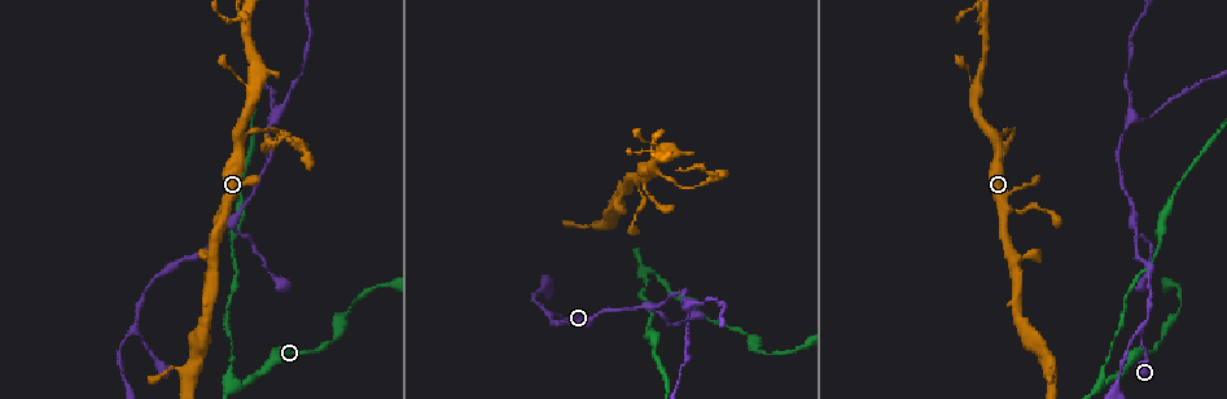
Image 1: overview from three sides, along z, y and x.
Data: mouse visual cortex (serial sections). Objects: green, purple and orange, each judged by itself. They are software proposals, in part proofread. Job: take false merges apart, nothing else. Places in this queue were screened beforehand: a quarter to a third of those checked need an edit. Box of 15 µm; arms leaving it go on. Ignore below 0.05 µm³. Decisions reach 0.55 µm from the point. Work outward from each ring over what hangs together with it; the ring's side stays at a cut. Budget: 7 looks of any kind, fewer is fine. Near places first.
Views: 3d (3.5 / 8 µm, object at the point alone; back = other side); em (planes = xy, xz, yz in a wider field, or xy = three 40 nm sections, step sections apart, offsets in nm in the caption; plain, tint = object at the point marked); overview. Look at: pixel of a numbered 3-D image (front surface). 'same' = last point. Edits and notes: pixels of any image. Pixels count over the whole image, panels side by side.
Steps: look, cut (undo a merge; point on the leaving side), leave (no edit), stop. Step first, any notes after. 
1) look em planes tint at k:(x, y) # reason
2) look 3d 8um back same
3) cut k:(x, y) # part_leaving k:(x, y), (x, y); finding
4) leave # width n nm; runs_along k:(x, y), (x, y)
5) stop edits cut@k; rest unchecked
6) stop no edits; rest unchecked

look 3d 8um at 1:(649, 274) # abrupt turn

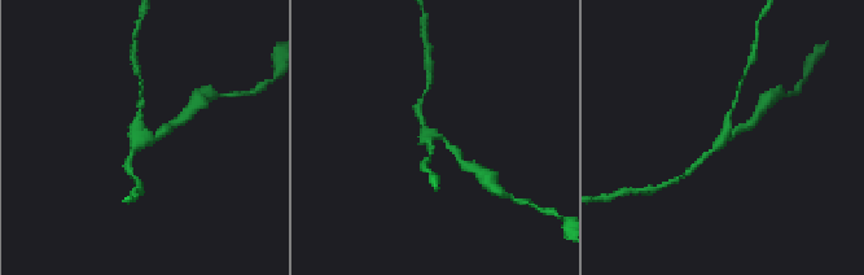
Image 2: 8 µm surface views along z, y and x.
look em xy step 5 tint at 2:(141, 135) # arms 3; arm_widths 150, 200, 200 nm; now the EM

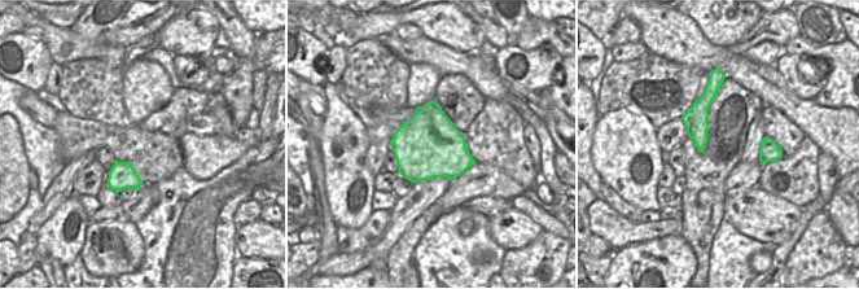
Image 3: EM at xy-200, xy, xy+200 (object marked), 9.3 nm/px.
leave # runs_along 2:(170, 129), (141, 138), (140, 105); all the same cell

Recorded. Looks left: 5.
look 3d 3.5um at 1:(997, 138)

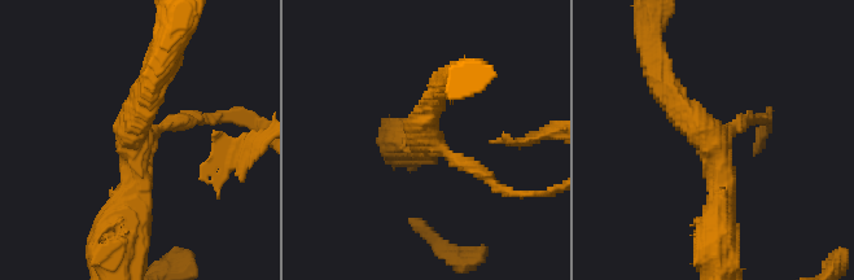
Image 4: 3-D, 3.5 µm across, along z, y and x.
look em xy step 5 tint at 4:(422, 140) # arms 3; arm_widths 200, 300, 400 nm

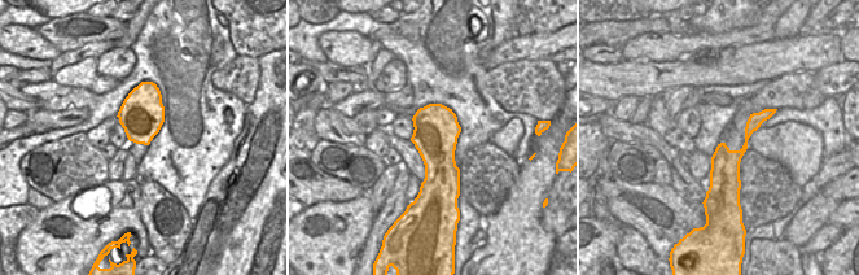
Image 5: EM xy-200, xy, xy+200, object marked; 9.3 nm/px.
leave # width 420 nm; runs_along 4:(721, 231), (714, 143), (661, 79); one cell here

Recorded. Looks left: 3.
look 3d 3.5um at 1:(1006, 141) # abrupt turn

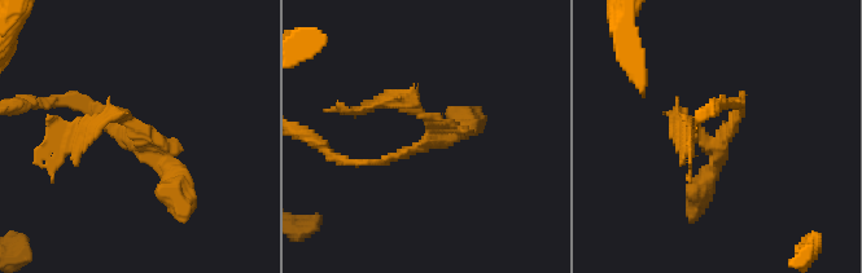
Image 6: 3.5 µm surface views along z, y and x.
look em xy step 3 tint at 6:(136, 143) # shape alone is not enough

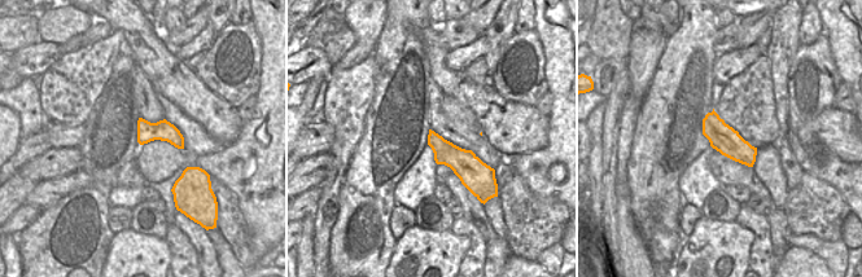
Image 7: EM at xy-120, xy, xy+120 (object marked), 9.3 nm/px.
look em xy step 5 tint same # another direction

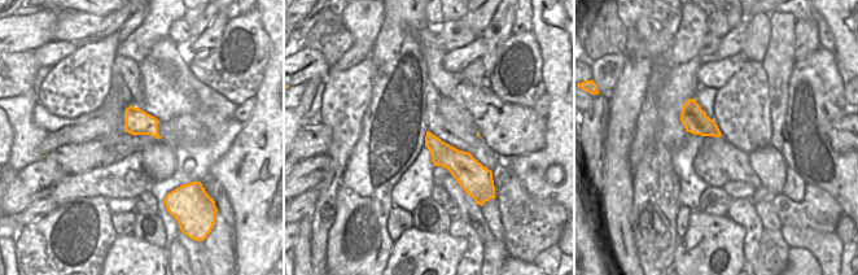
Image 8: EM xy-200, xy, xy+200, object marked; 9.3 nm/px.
leave # runs_along 6:(68, 104), (123, 127), (183, 207); all the same cell

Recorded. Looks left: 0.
stop no edits; rest unchecked

